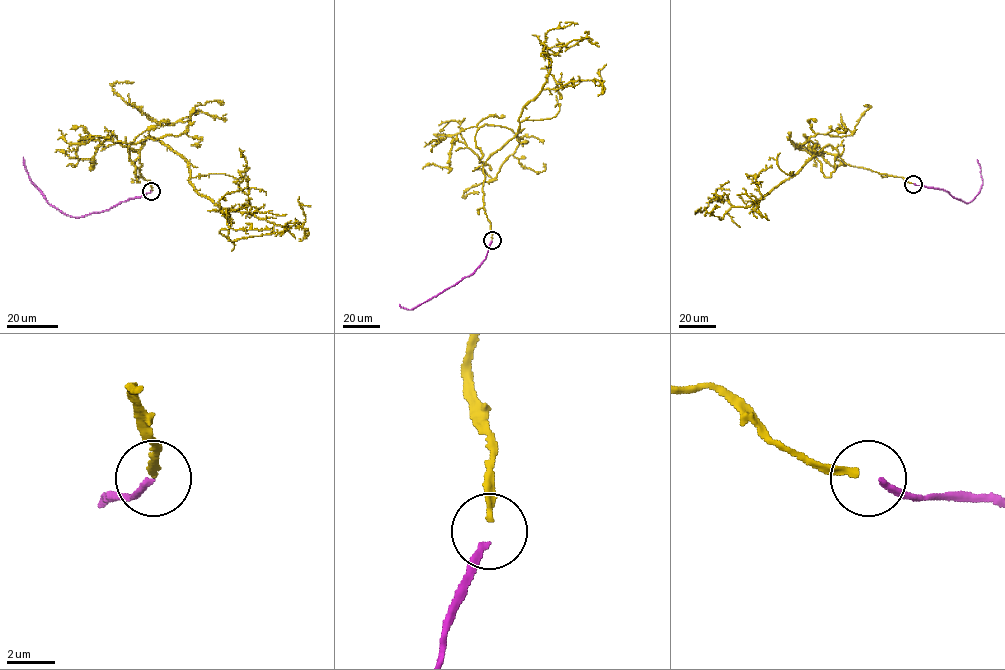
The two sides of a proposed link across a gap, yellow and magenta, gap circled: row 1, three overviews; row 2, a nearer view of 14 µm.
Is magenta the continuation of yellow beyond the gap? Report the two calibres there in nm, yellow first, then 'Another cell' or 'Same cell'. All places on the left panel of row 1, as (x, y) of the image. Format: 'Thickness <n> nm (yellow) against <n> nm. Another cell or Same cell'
Thickness 260 nm (yellow) against 260 nm. Same cell

